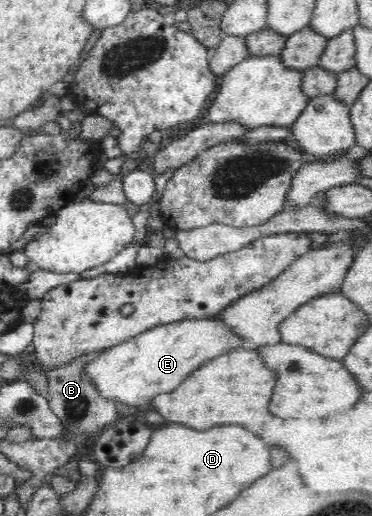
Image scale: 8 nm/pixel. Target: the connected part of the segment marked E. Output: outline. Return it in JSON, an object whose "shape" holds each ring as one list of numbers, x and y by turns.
{"shape":[[219,314,205,316,203,319,183,319,152,327,150,330,119,343,119,345,105,349,105,353,101,357,97,357,95,361,87,365,85,372,89,374,90,379,93,379,98,391,106,396,106,399,114,399,125,403,125,405,143,409,152,404,152,399,156,395,173,391,189,374,205,363,219,358,225,353,239,351,244,346,248,346,245,339,238,335,233,328,227,326,223,322,223,318,219,318]]}

